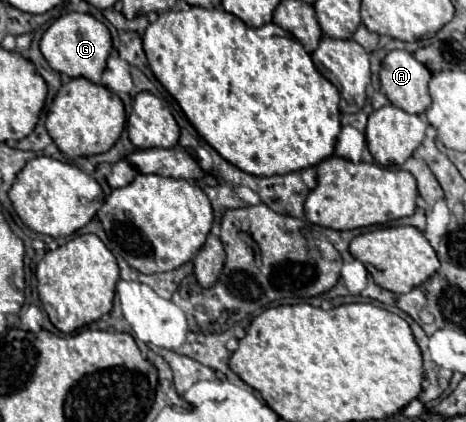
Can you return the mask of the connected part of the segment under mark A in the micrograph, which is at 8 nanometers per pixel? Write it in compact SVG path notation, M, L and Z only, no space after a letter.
M393 50L381 64L381 88L397 108L423 116L431 106L429 84L431 72L405 50Z

